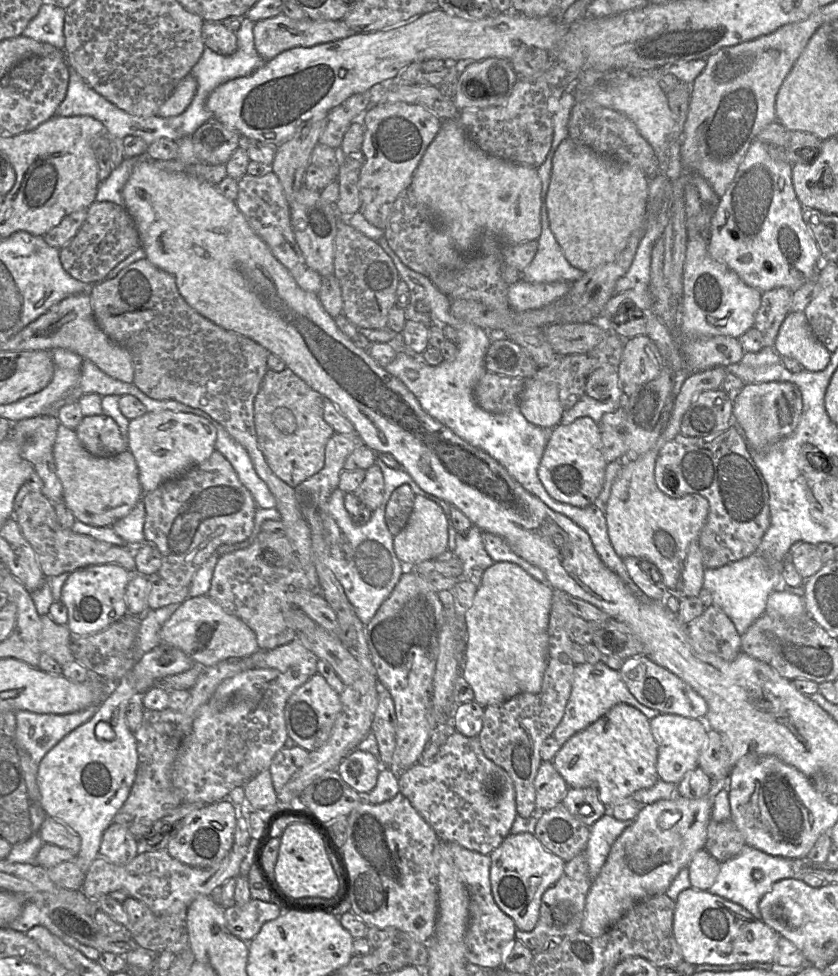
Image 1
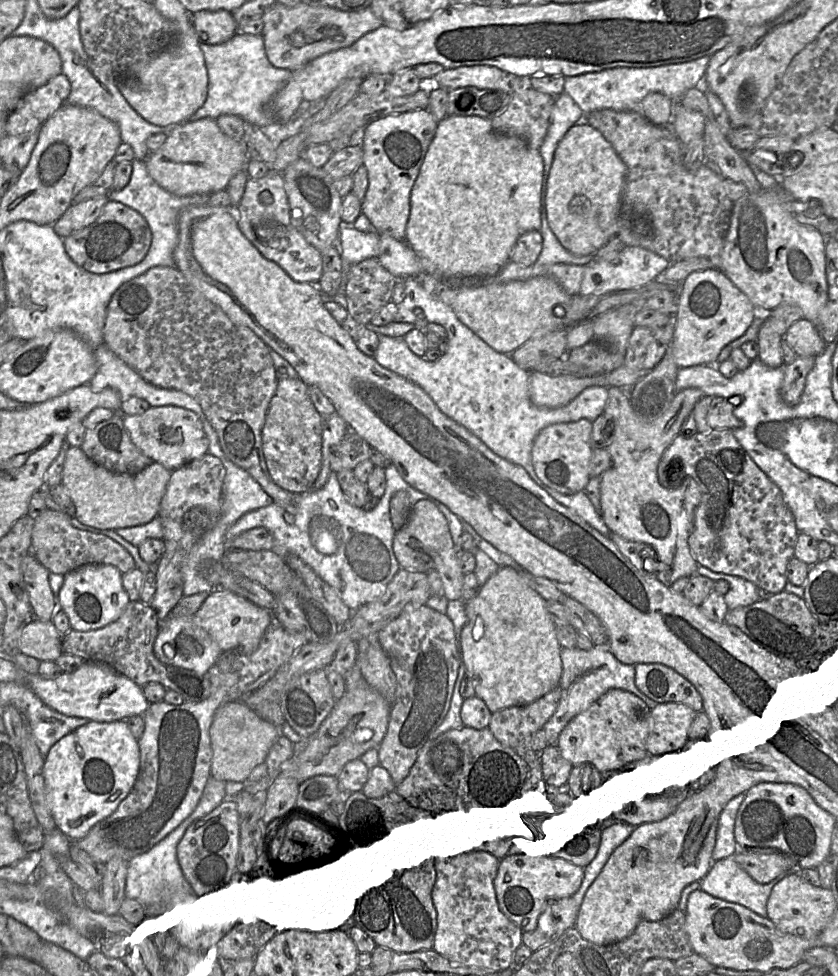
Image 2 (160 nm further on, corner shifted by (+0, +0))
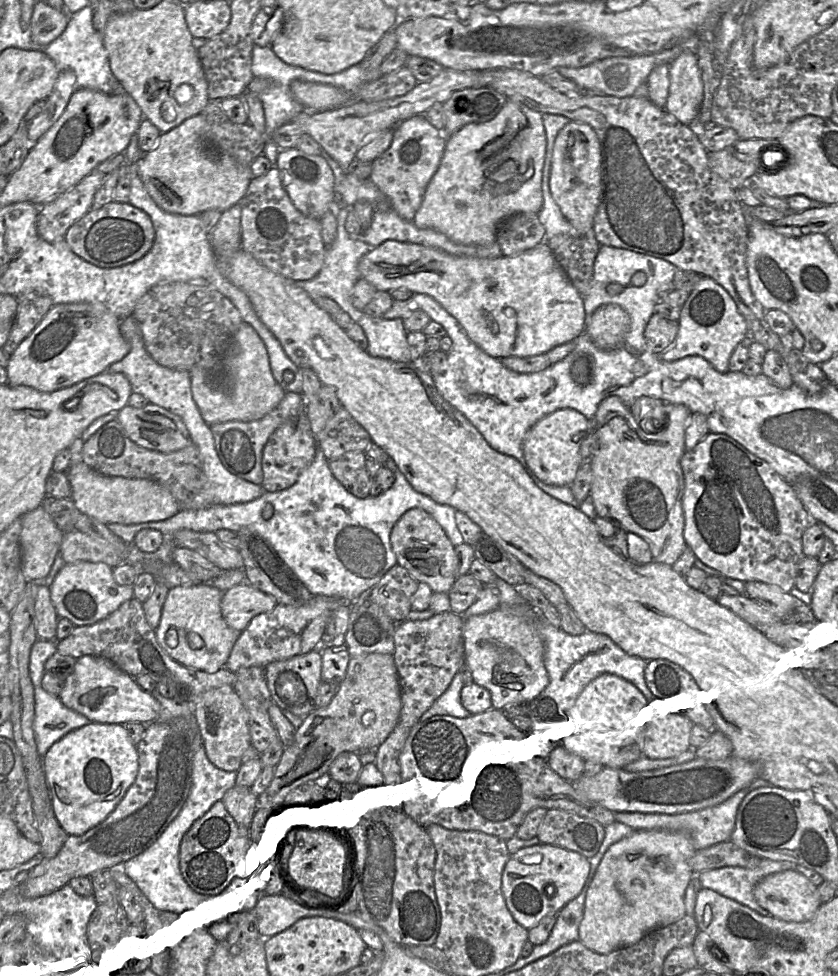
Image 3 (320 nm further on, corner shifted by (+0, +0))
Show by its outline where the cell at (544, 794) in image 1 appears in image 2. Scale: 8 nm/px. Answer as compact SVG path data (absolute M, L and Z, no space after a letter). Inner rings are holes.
M548 746L540 759L549 793L568 797L568 788L573 777L572 765L561 755L557 746Z

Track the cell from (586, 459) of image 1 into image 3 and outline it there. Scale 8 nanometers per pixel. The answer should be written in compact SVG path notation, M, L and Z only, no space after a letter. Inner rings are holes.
M560 409L544 416L527 431L523 441L529 469L548 485L569 486L581 466L580 446L590 432L590 421L574 409Z

